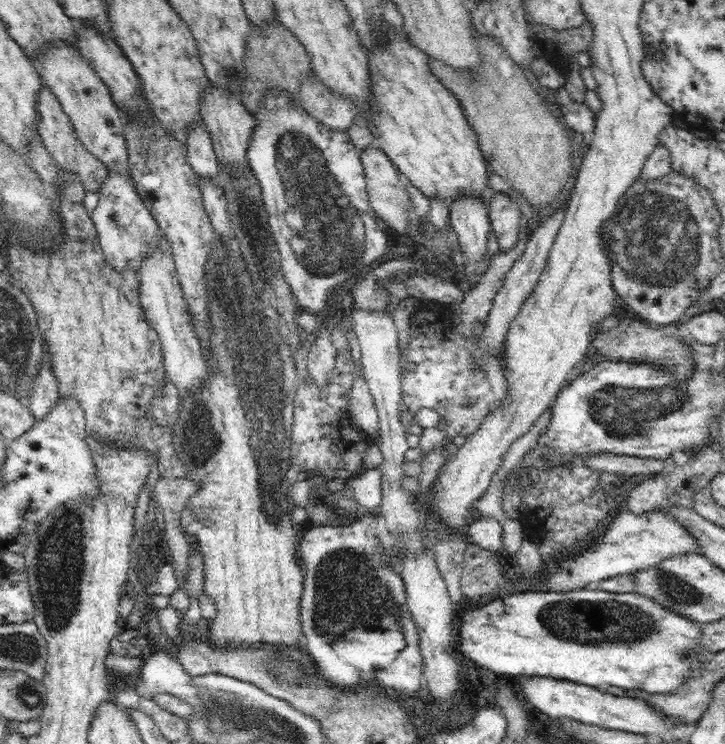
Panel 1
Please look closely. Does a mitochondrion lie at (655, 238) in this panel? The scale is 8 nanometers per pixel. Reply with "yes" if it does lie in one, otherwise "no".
yes

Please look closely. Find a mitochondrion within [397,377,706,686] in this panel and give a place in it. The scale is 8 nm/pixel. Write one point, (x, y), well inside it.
(627, 414)

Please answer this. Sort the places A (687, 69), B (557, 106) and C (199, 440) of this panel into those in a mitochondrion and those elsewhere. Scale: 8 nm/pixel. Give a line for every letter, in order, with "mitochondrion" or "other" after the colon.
A: other
B: other
C: mitochondrion

